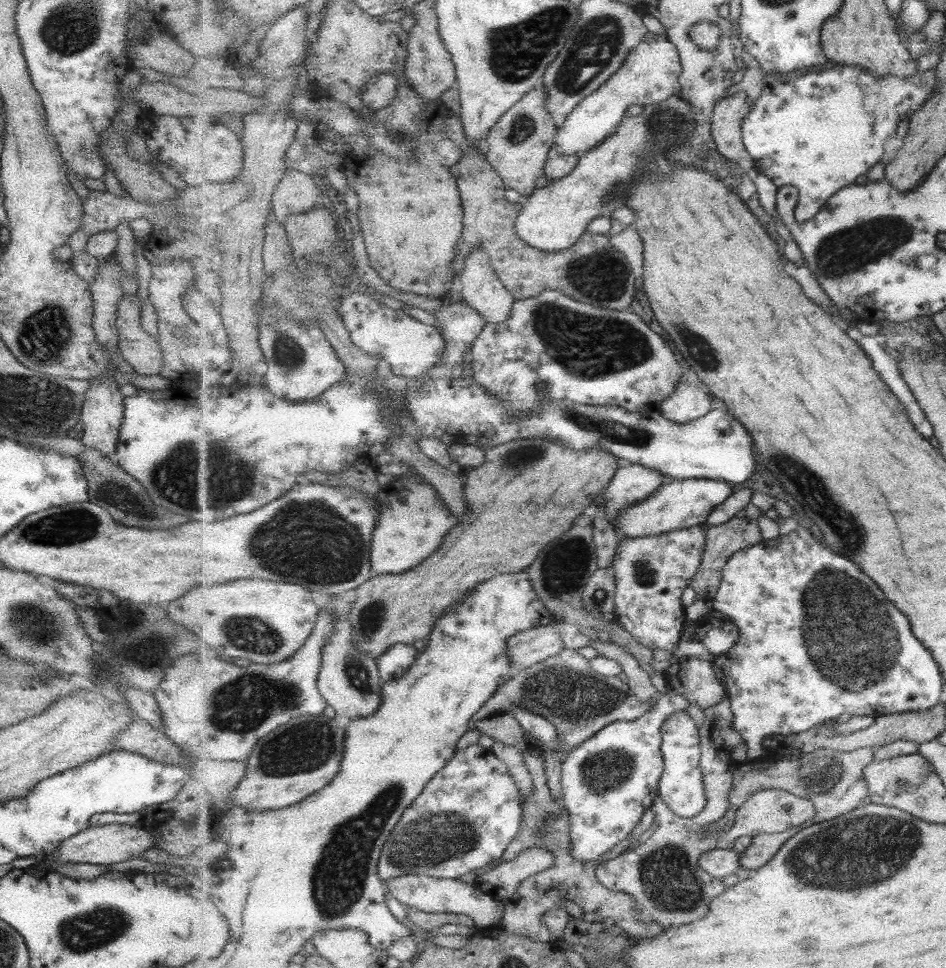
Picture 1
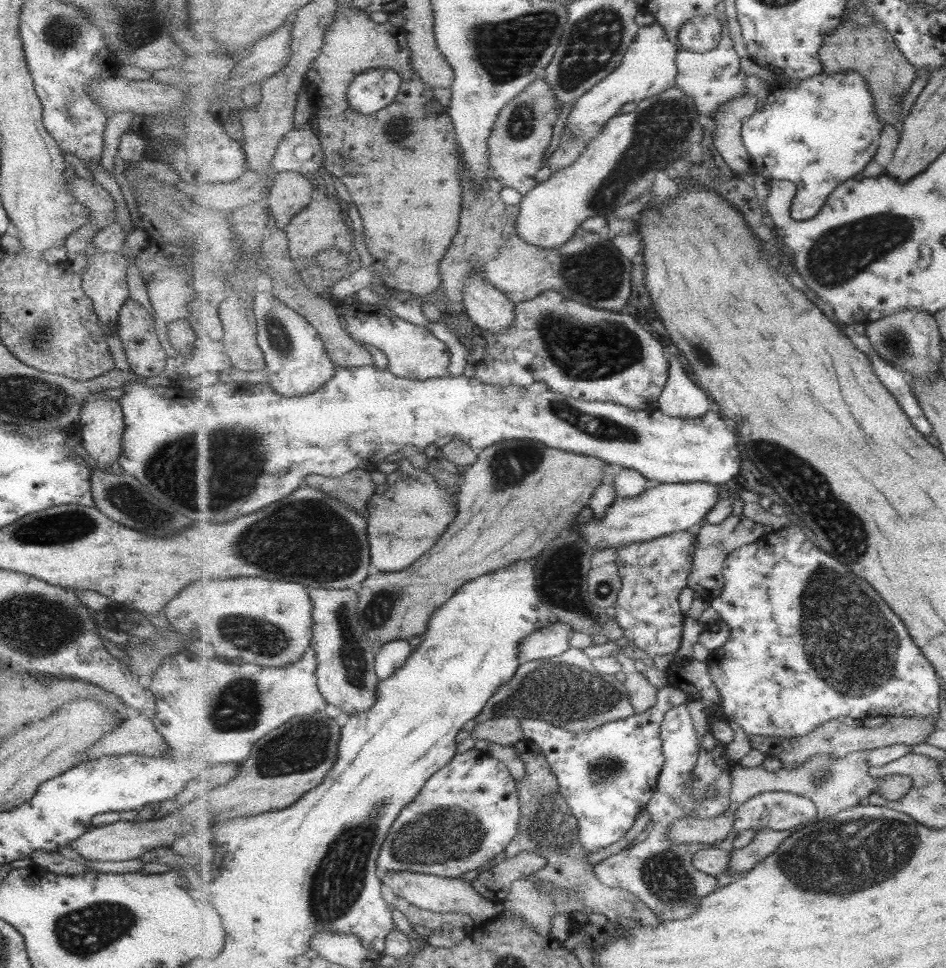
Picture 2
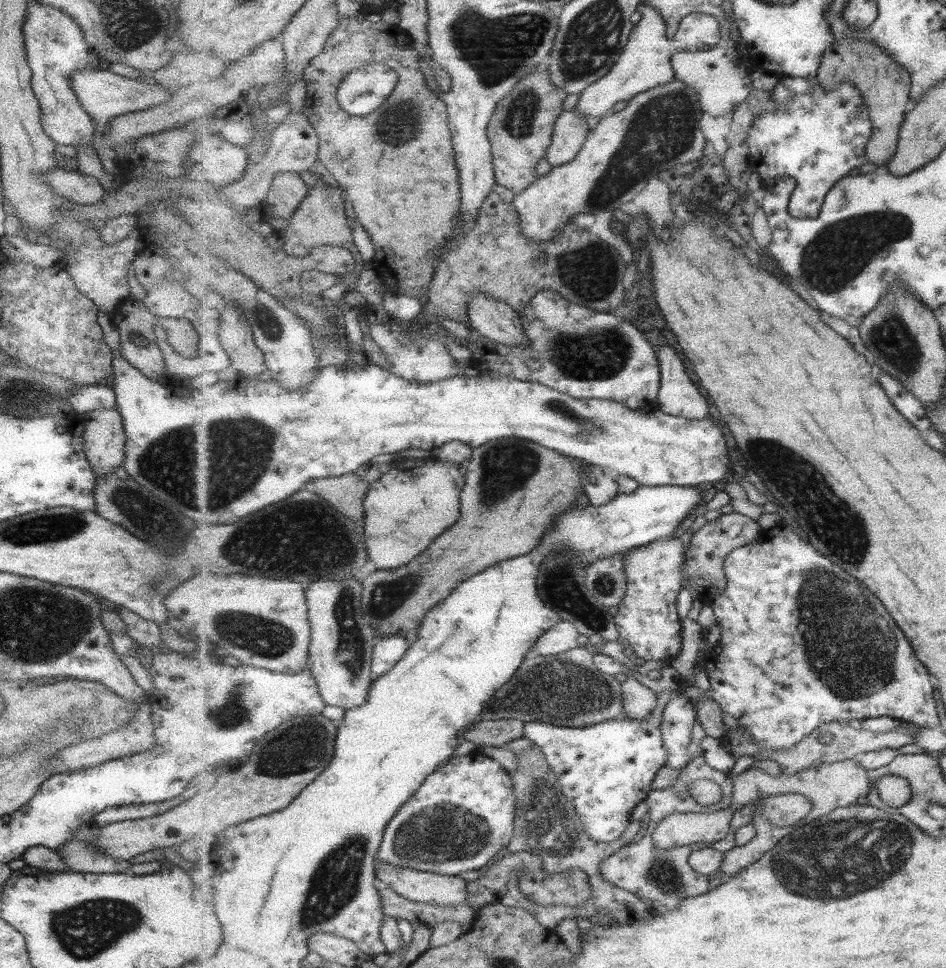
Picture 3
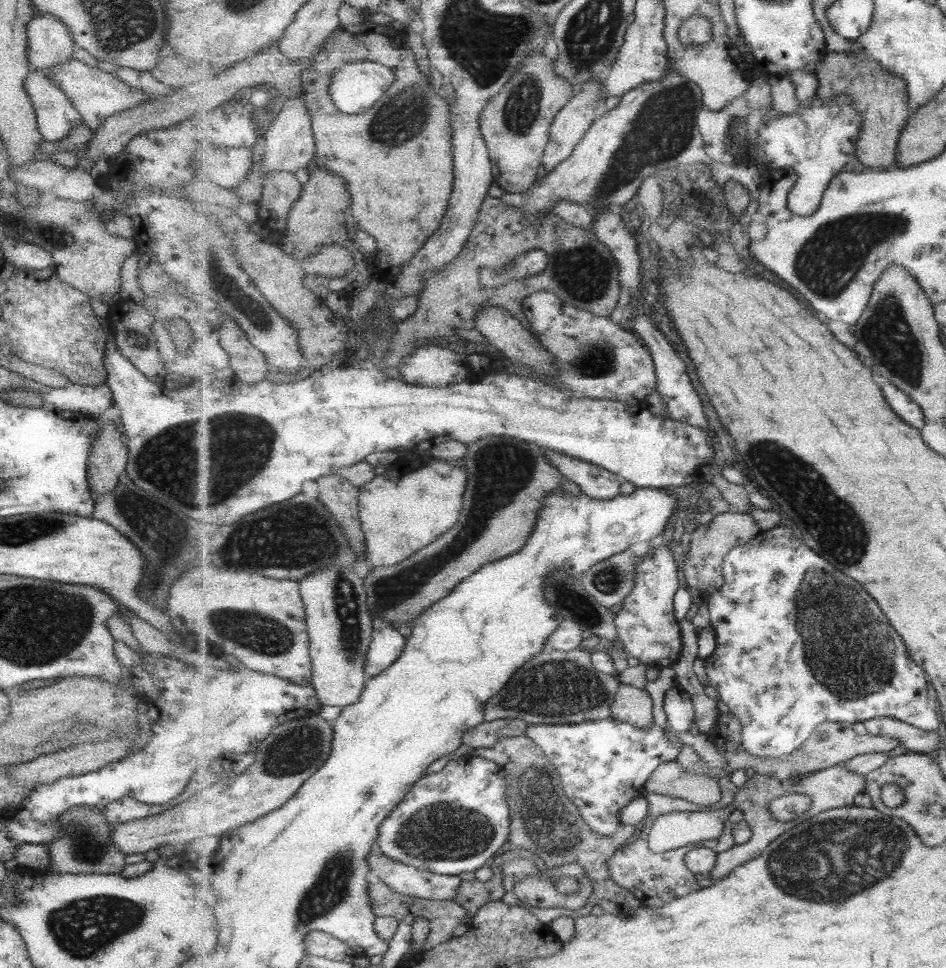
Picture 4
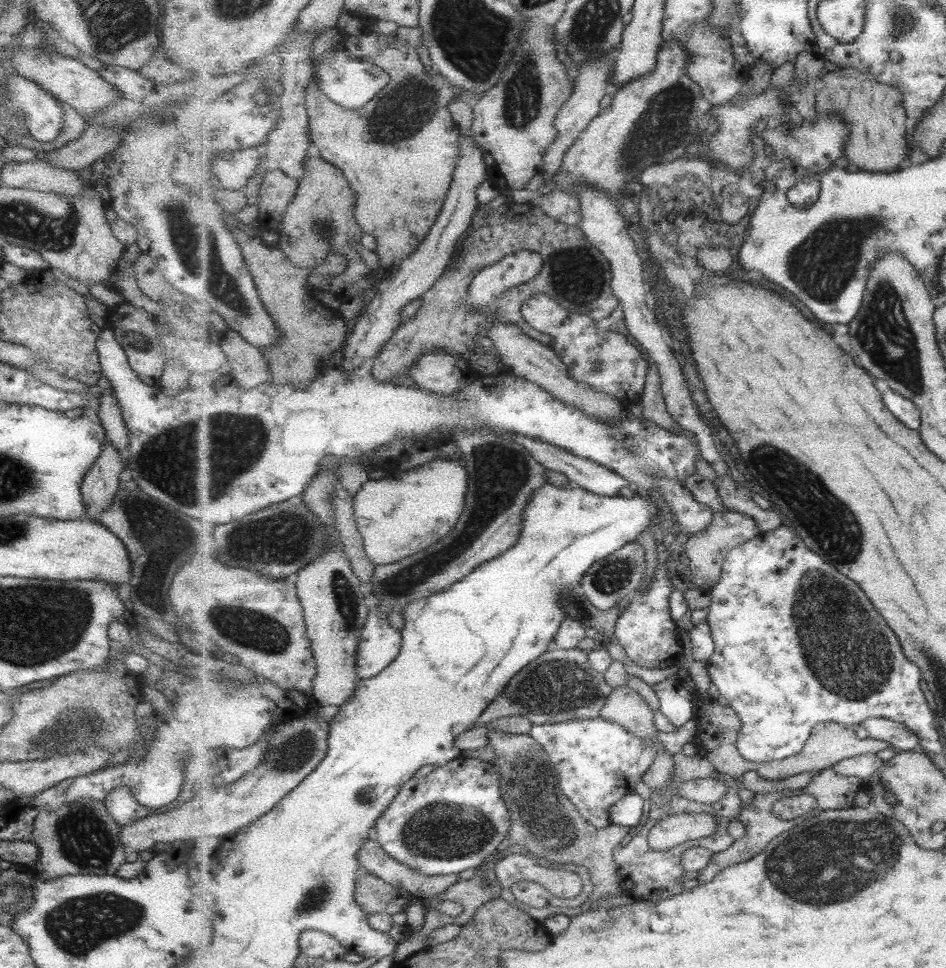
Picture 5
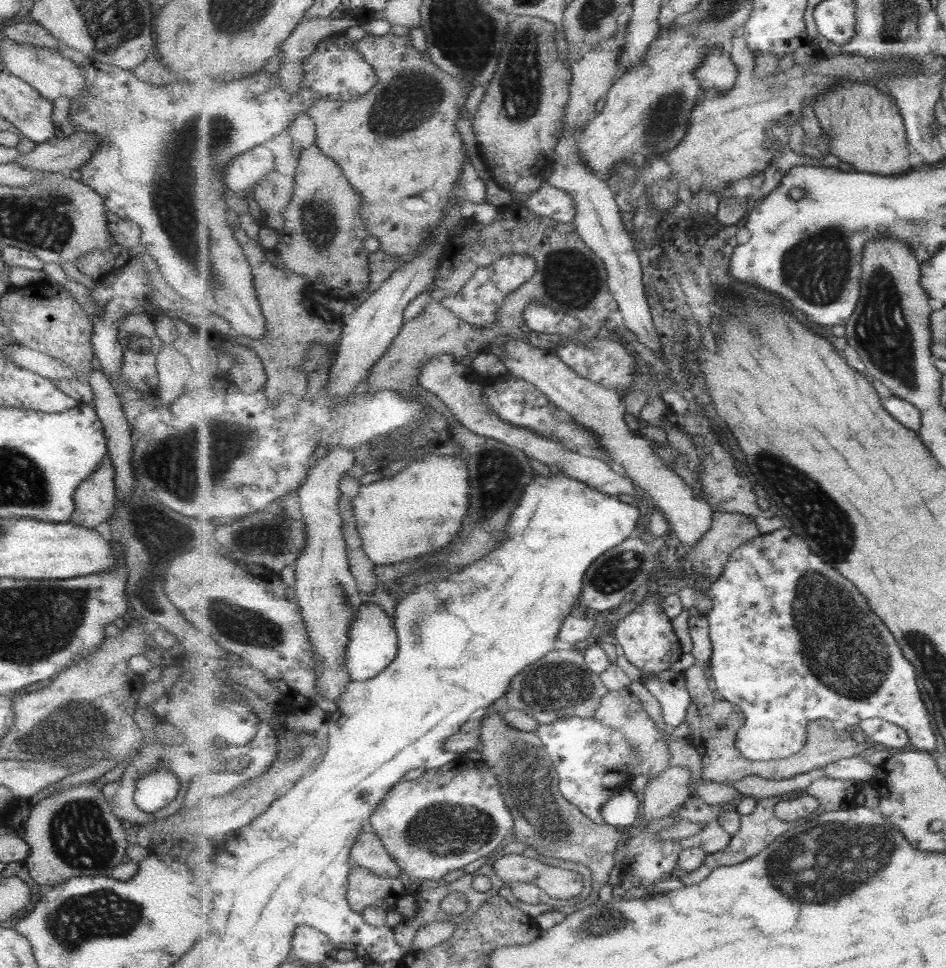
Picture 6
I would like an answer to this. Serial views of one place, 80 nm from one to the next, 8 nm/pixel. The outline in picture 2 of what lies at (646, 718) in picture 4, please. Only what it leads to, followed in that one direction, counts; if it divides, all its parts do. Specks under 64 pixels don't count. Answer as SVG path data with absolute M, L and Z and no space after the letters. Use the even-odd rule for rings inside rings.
M621 650L613 654L613 656L624 665L622 672L627 676L626 687L631 694L636 712L641 714L653 708L658 701L658 690L649 683L644 671L638 672L637 668L635 668L635 661L628 658Z

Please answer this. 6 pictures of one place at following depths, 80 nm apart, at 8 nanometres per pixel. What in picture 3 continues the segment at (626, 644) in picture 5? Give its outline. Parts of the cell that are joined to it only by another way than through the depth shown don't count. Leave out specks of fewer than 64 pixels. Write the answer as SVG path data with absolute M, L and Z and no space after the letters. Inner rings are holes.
M669 536L622 554L628 582L627 593L614 610L614 622L621 639L631 644L632 651L657 665L671 663L680 655L683 647L682 619L677 601L686 586L686 550L680 539Z

